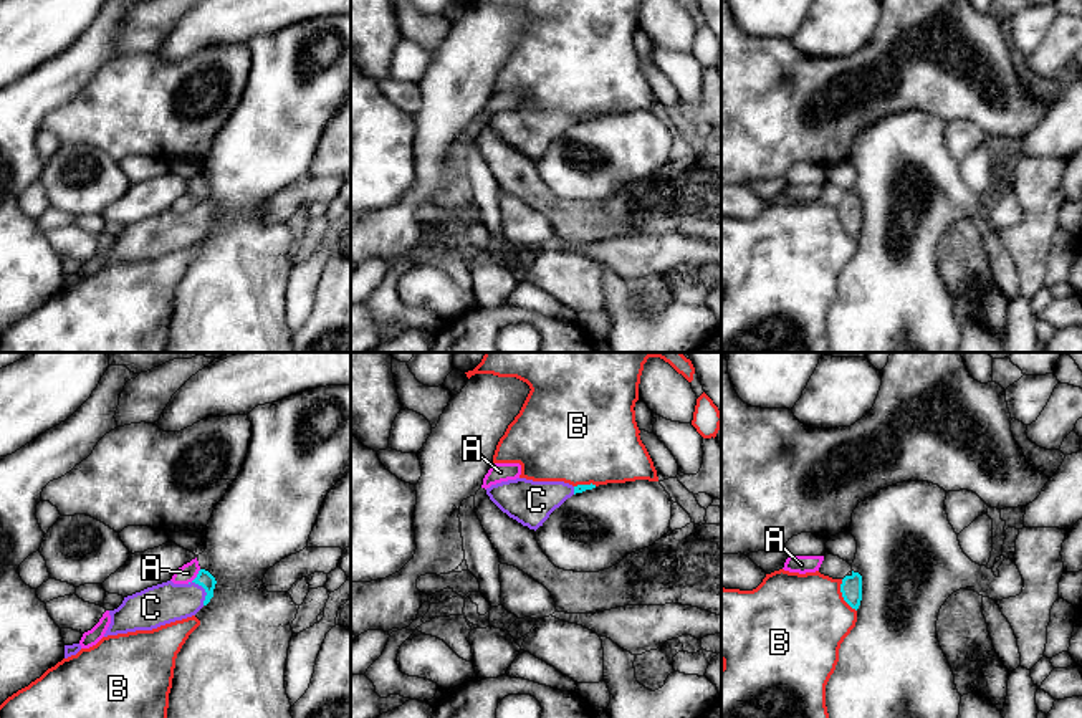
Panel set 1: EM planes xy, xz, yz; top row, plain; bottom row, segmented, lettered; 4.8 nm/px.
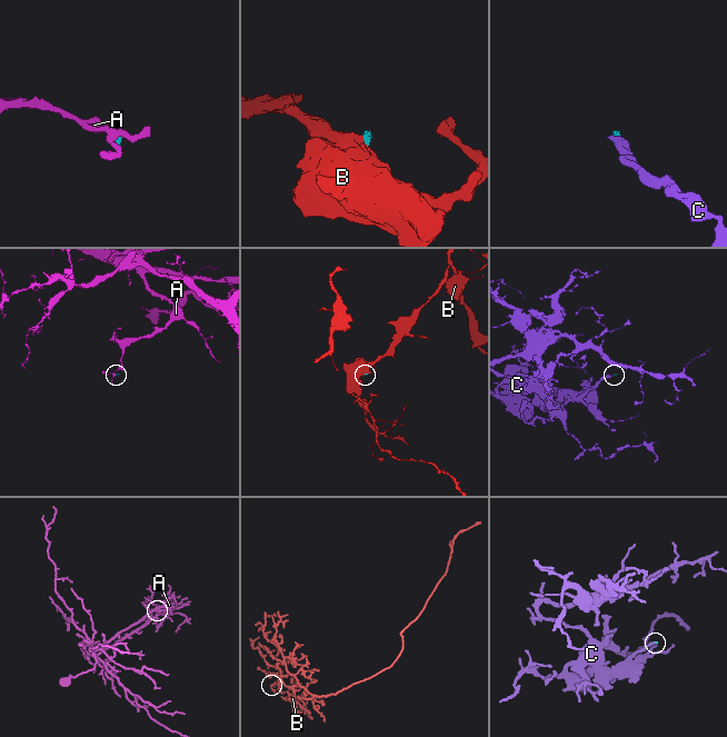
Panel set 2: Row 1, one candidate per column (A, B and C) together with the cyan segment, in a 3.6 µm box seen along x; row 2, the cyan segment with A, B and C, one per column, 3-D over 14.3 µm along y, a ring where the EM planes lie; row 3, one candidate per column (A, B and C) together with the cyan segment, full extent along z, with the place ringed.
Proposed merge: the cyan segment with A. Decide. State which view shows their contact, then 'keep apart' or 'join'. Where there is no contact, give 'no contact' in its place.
contact in xy; keep apart

